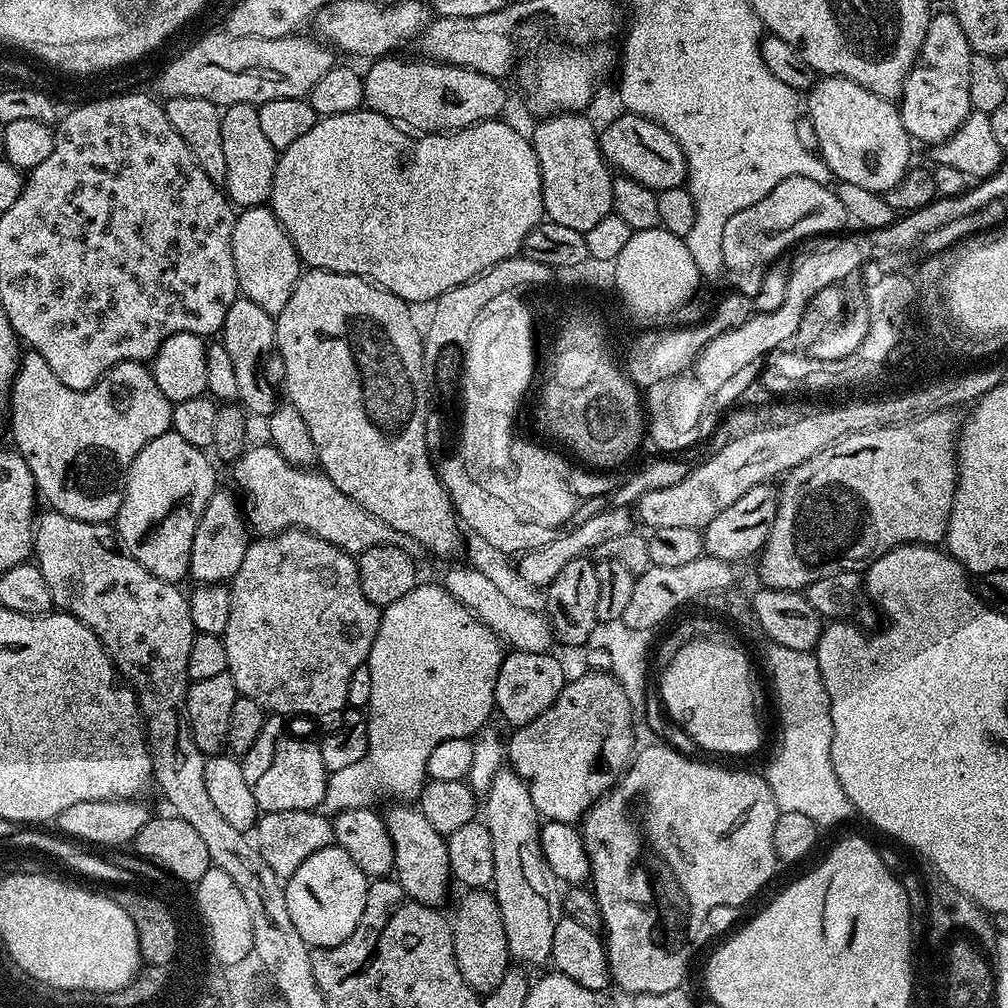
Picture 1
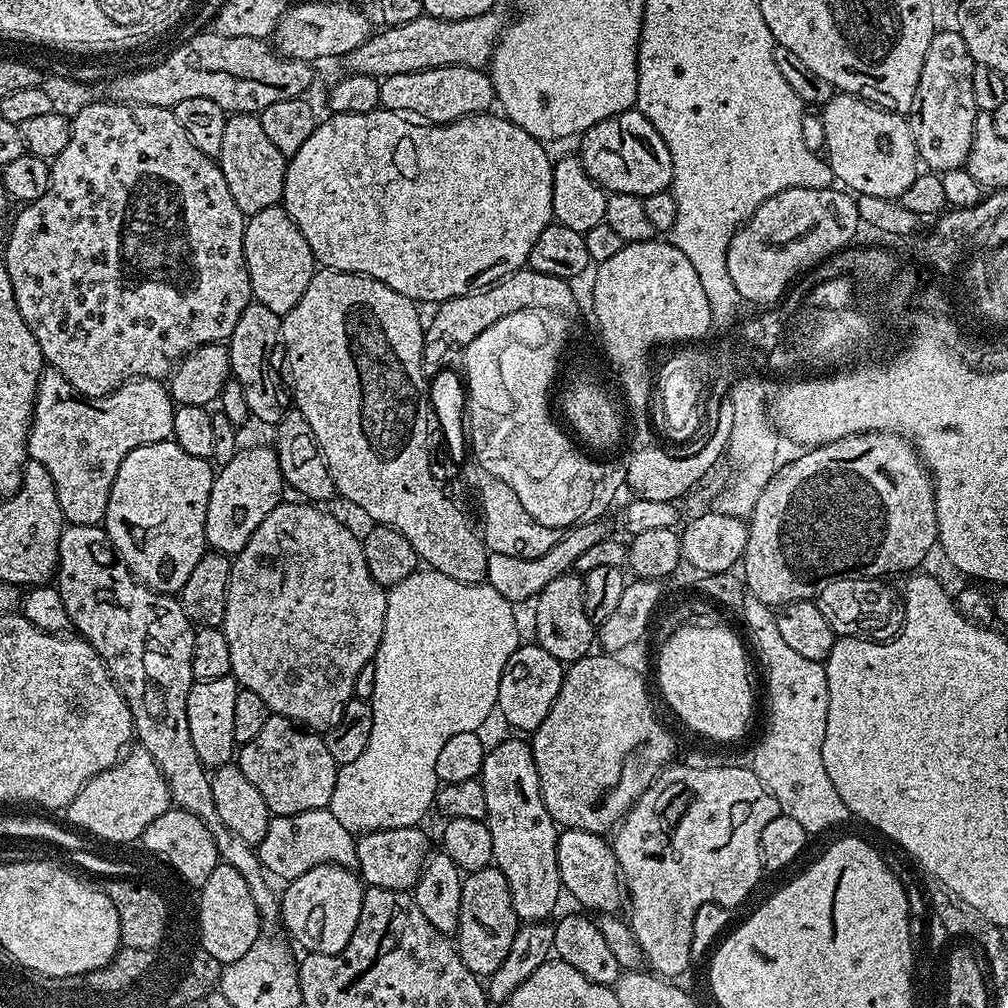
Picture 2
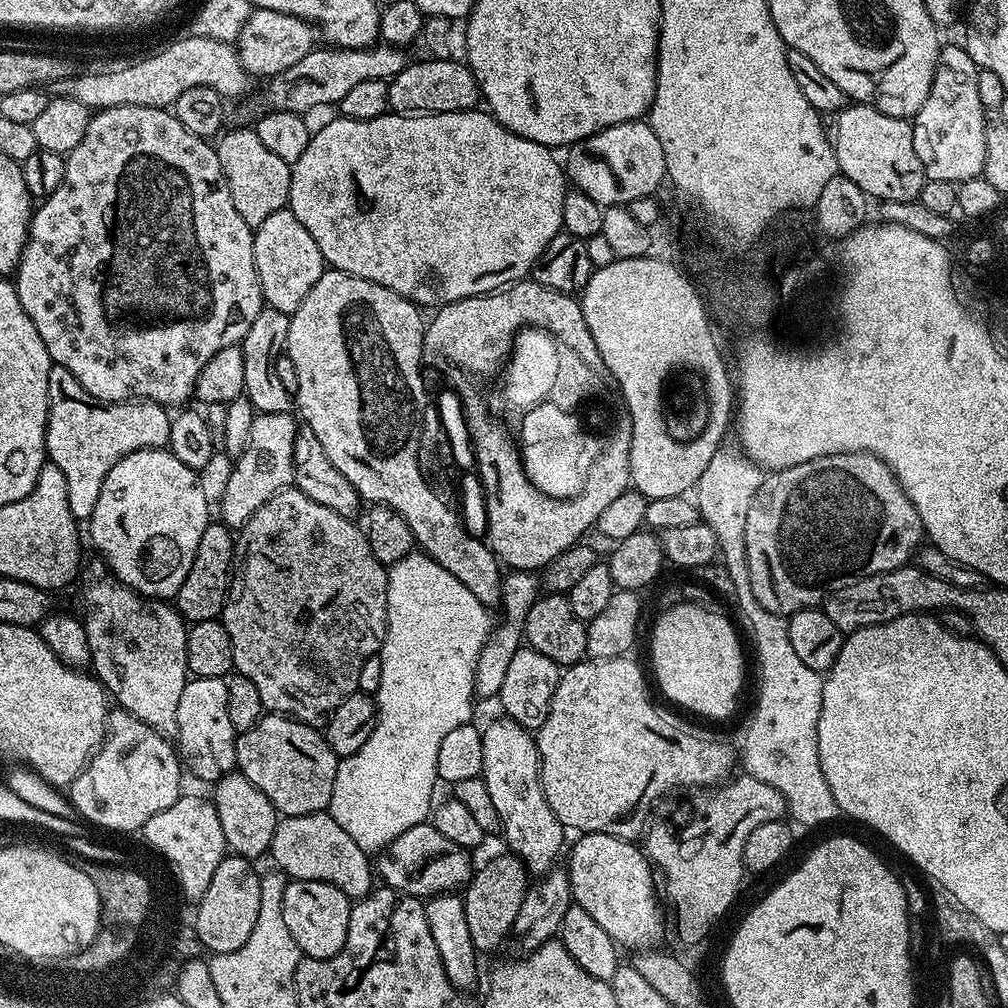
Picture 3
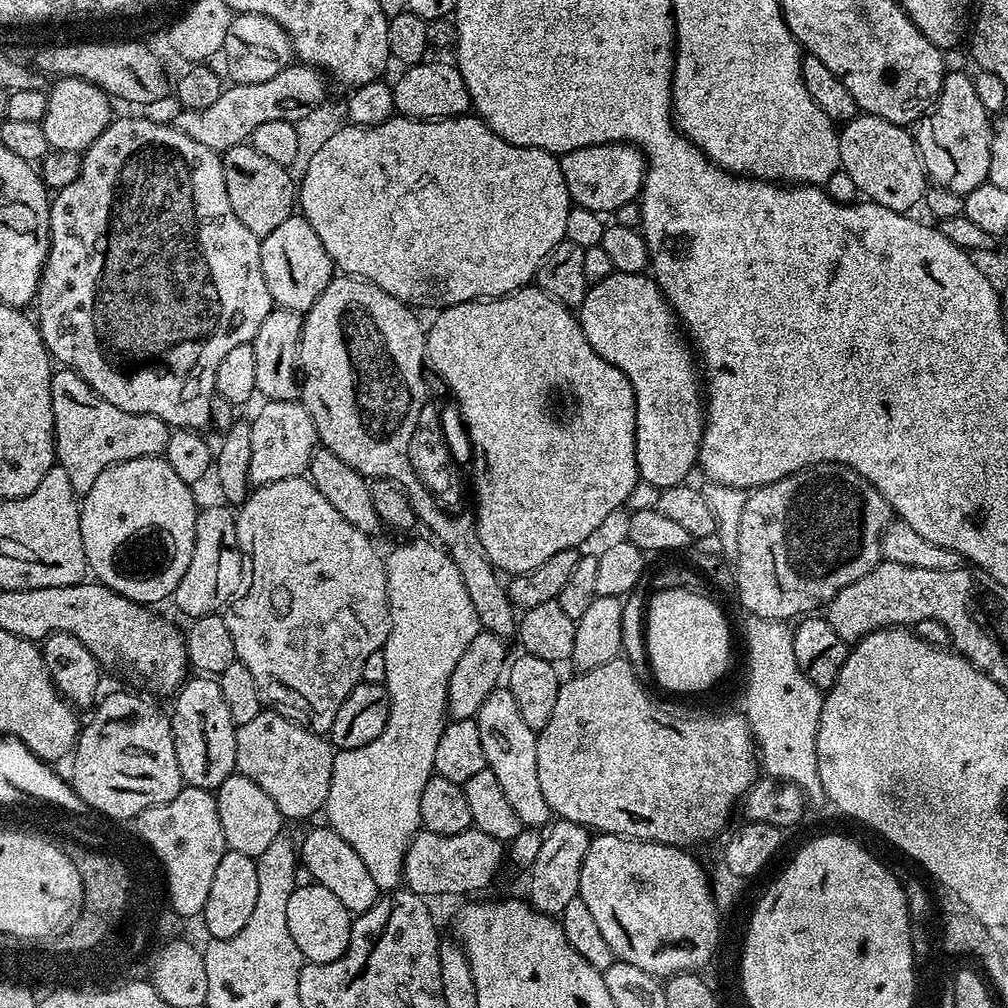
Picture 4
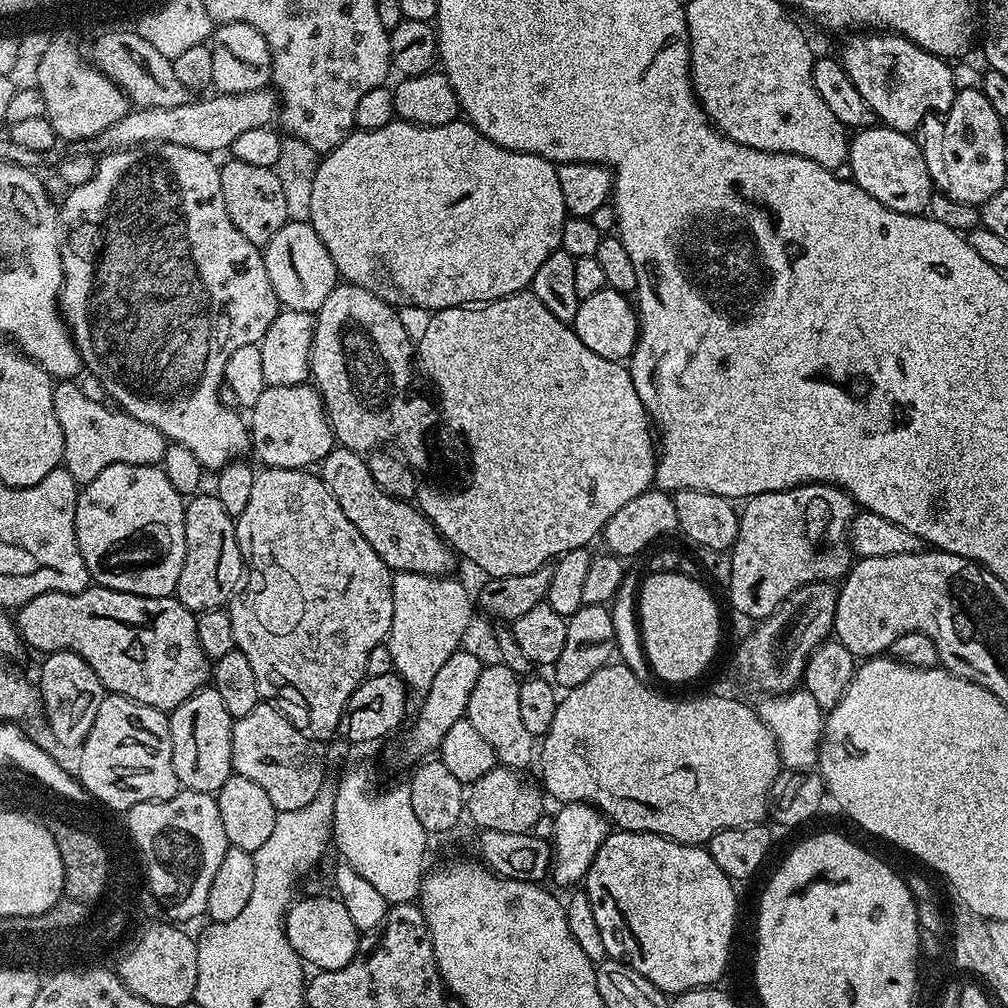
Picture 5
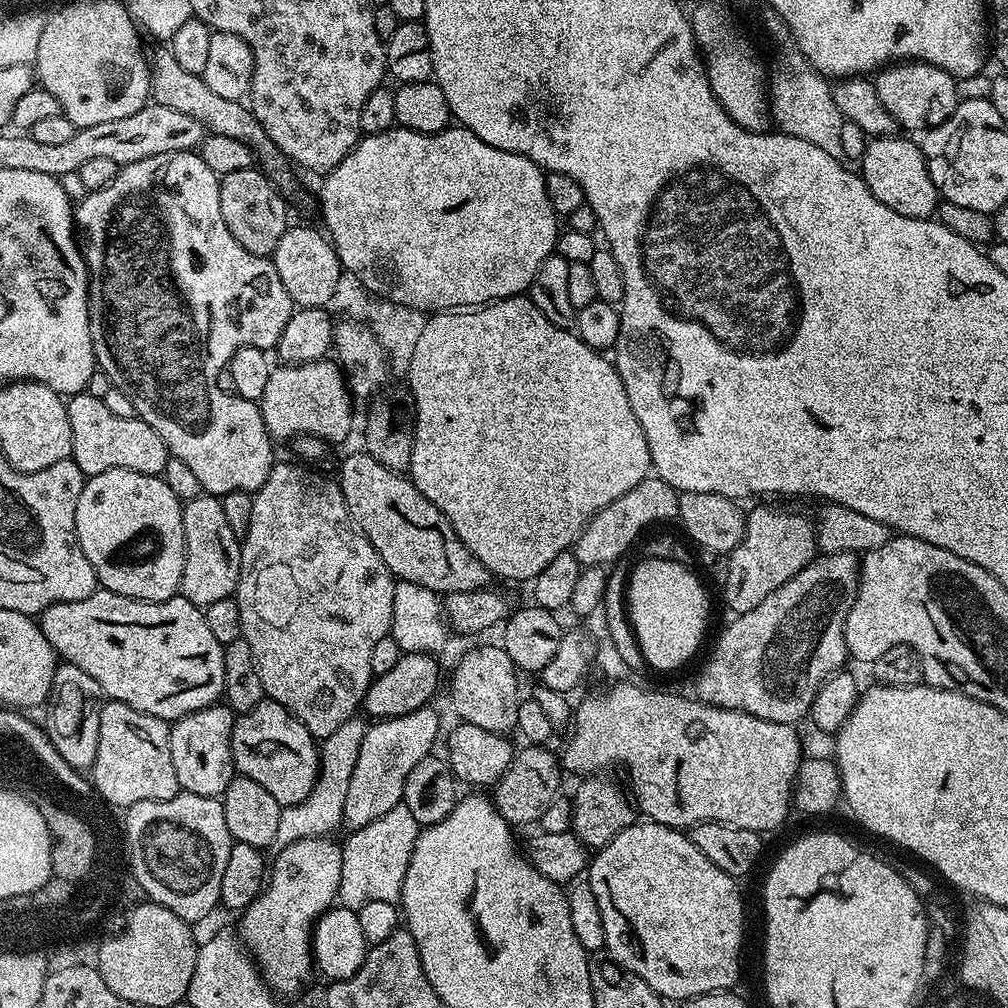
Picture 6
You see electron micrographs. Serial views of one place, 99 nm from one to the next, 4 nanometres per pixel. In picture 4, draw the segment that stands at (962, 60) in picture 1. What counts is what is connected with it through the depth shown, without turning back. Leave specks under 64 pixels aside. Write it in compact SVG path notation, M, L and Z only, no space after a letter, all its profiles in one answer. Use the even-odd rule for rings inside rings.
M967 71L948 72L940 96L931 109L932 133L922 144L922 159L927 179L937 188L969 192L986 183L990 170L990 113L974 91L972 76Z

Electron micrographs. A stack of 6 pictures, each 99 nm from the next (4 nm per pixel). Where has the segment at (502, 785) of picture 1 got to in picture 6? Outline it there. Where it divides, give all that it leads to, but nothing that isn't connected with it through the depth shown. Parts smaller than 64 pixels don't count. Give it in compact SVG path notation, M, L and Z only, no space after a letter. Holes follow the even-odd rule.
M503 647L476 648L473 652L466 653L457 662L456 669L452 672L452 708L460 715L459 719L465 724L482 726L482 730L501 734L511 733L518 722L518 706L522 699L519 678L521 679L516 663L504 653Z

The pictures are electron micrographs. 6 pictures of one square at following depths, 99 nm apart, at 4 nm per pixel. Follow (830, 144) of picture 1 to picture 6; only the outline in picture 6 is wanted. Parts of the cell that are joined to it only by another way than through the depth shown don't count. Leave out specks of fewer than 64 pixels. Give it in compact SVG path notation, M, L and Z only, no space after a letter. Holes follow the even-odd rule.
M897 134L869 139L858 171L878 202L886 202L890 210L898 210L898 214L906 214L906 218L926 220L935 213L938 193L928 173L921 145L917 141L915 144L912 140L903 140L902 136Z

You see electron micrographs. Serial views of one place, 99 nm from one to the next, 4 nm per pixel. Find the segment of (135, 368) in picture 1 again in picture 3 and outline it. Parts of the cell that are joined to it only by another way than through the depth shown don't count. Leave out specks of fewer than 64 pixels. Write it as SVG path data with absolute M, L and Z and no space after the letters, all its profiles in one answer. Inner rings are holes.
M57 364L52 365L50 374L48 375L48 429L46 430L46 456L54 466L58 466L58 470L62 470L62 474L66 478L66 495L70 497L70 514L74 514L74 518L78 522L87 522L94 514L94 502L98 502L98 494L102 490L102 482L106 482L106 474L110 474L110 470L118 462L122 462L122 458L126 458L130 454L134 454L143 448L162 448L165 447L170 438L170 426L172 425L172 416L169 409L163 404L156 404L153 400L130 400L123 404L103 404L87 392L78 382L78 378L74 378L74 374L70 370L66 370Z

